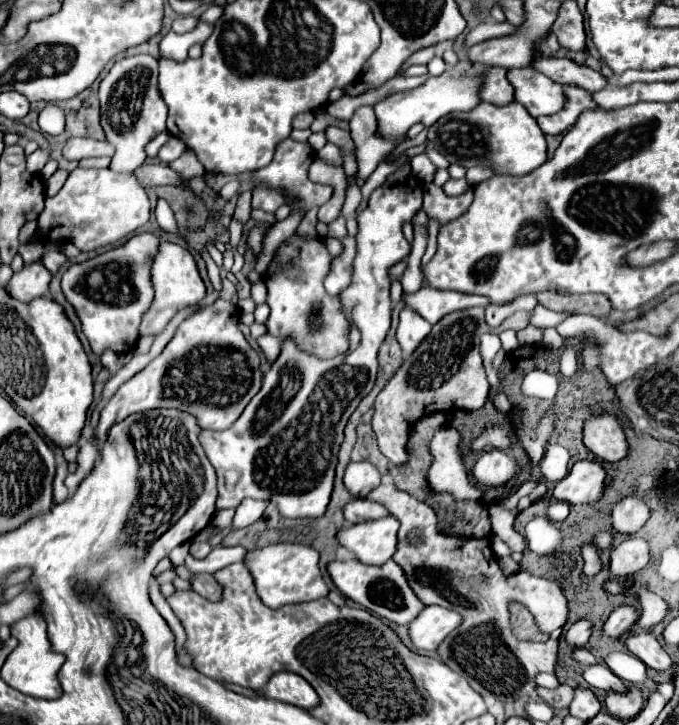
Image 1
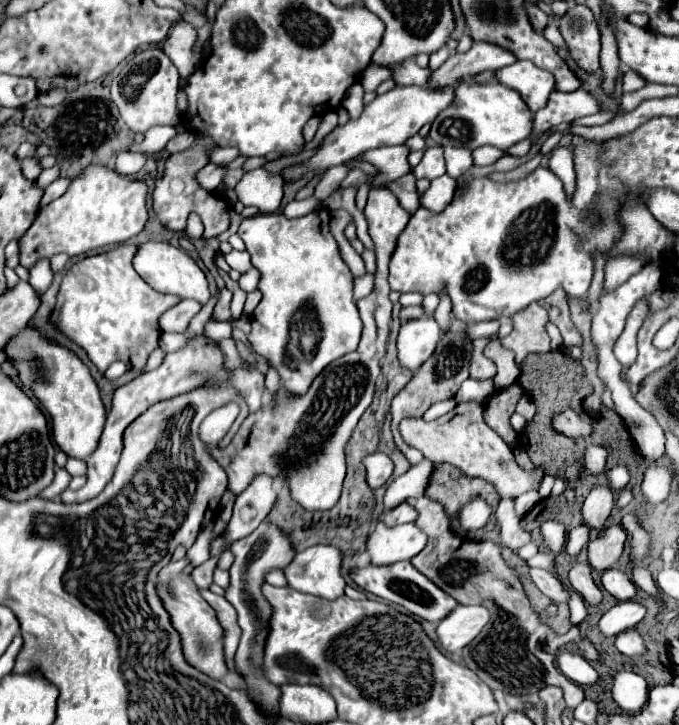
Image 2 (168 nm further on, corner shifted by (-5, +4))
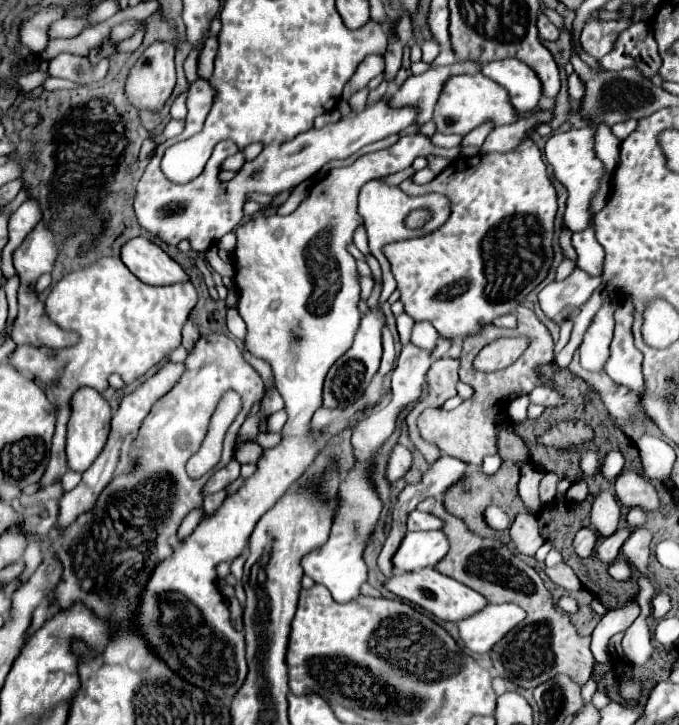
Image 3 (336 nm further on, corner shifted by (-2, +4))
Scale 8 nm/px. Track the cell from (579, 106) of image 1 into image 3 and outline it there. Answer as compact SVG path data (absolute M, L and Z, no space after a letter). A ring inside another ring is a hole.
M539 112L539 114L531 114L529 118L521 118L513 124L505 124L505 126L497 126L487 140L481 146L481 152L509 152L513 148L517 148L517 144L529 136L531 132L535 132L535 128L543 122L549 120L551 114L549 112Z

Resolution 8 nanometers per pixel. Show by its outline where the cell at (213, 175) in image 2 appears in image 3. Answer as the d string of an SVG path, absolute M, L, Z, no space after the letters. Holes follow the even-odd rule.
M237 152L237 154L233 154L231 158L227 158L227 160L223 162L223 168L237 172L237 170L241 170L243 164L245 164L245 154L243 154L243 152Z

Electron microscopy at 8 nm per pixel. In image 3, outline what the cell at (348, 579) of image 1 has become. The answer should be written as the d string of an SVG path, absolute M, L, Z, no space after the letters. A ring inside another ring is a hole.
M425 568L425 570L417 570L417 572L409 572L409 574L395 574L393 578L389 578L387 588L397 594L399 598L405 598L409 602L419 604L421 608L425 608L427 612L435 614L441 620L451 620L451 622L459 622L463 618L469 618L471 614L477 614L479 610L483 610L483 606L487 606L487 598L483 598L483 594L471 590L469 586L457 582L455 578L443 576L433 568Z

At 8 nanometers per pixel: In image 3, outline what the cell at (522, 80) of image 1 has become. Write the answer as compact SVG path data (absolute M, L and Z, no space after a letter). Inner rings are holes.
M507 58L507 60L485 64L481 72L507 90L511 98L511 106L519 114L535 110L541 98L541 82L527 64L515 58Z

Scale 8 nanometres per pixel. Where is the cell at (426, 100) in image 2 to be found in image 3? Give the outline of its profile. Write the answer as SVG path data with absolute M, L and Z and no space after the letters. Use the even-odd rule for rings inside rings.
M199 78L191 84L191 88L187 92L187 110L189 112L185 118L185 130L179 136L165 140L163 144L159 144L155 148L155 156L147 164L147 168L137 184L137 194L135 194L135 202L133 202L137 222L147 232L151 232L153 236L157 236L159 240L163 240L169 246L177 246L181 240L189 240L189 244L195 252L207 252L213 244L217 244L217 240L221 236L225 236L227 232L231 232L239 226L239 222L243 218L243 206L247 202L247 194L253 194L253 192L279 194L287 188L295 188L303 180L311 178L325 162L335 160L335 158L339 158L339 160L349 158L365 144L371 144L389 134L397 134L397 132L405 130L407 126L415 124L415 118L417 118L415 108L391 110L385 100L379 100L379 102L367 106L359 114L343 116L335 124L327 124L323 128L311 128L303 134L297 134L295 138L291 138L287 142L271 142L271 146L265 146L263 152L255 160L245 162L245 166L229 182L219 180L219 170L221 170L221 163L235 154L238 147L230 140L221 141L215 146L211 157L205 164L205 172L201 172L199 178L195 178L187 184L173 184L165 178L165 174L159 168L161 156L171 144L191 138L193 134L201 132L203 122L213 106L213 98L215 98L215 90L213 90L213 86L209 86L207 80Z

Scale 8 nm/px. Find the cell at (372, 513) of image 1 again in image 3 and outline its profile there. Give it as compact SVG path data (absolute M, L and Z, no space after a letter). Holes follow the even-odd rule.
M415 510L413 514L409 514L407 528L409 528L409 532L415 532L415 530L441 530L443 528L443 520L437 518L437 516L431 516L427 512Z

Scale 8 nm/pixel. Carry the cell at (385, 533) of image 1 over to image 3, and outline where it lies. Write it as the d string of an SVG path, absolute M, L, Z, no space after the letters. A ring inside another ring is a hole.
M407 532L393 564L395 572L415 572L421 568L435 568L435 562L443 560L449 550L447 536L443 532Z

